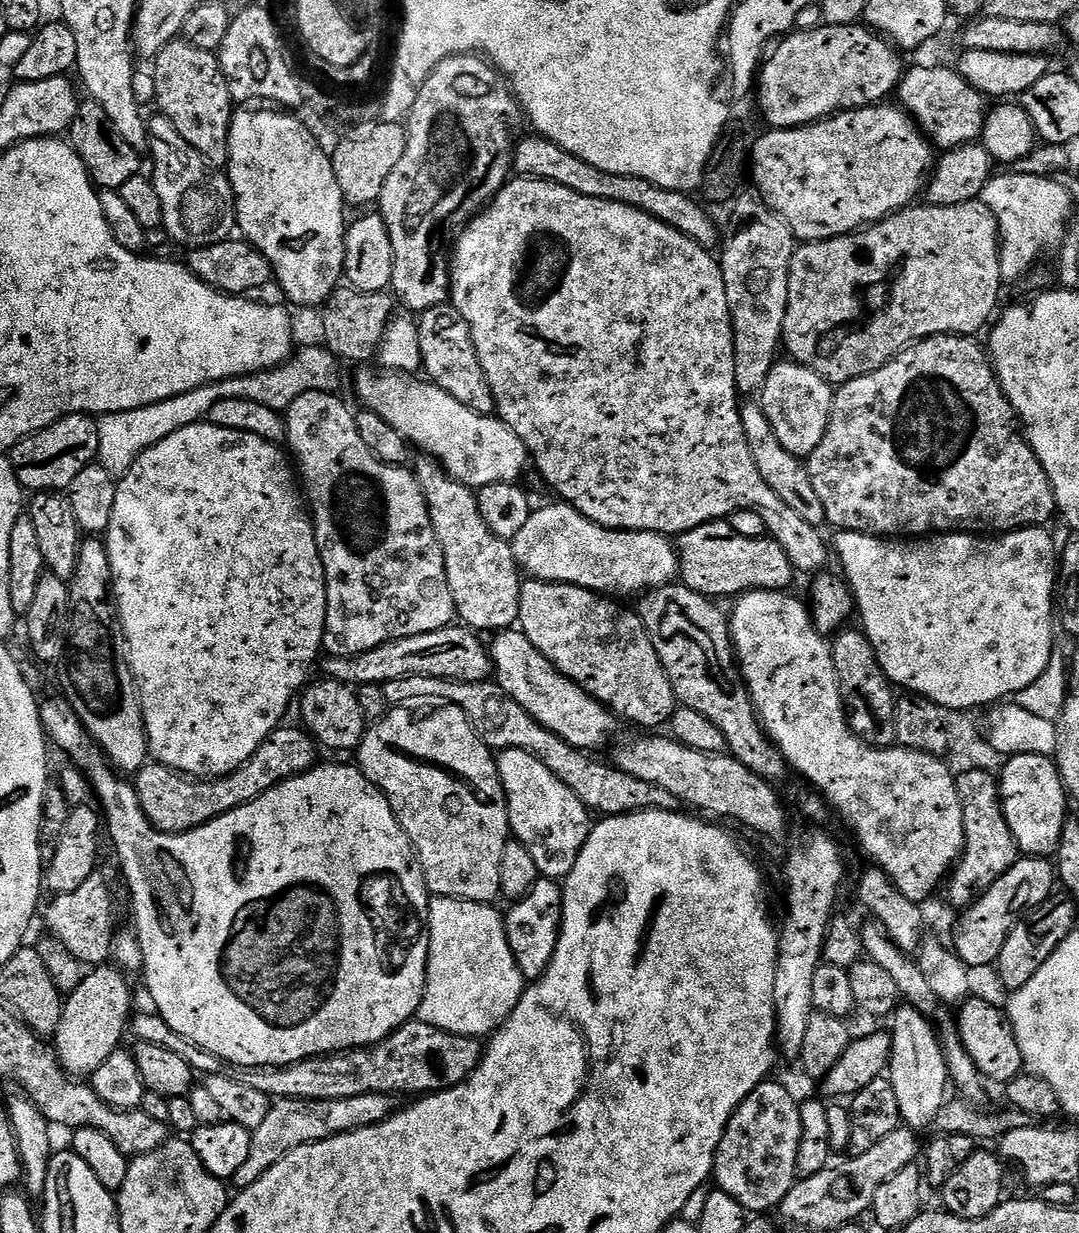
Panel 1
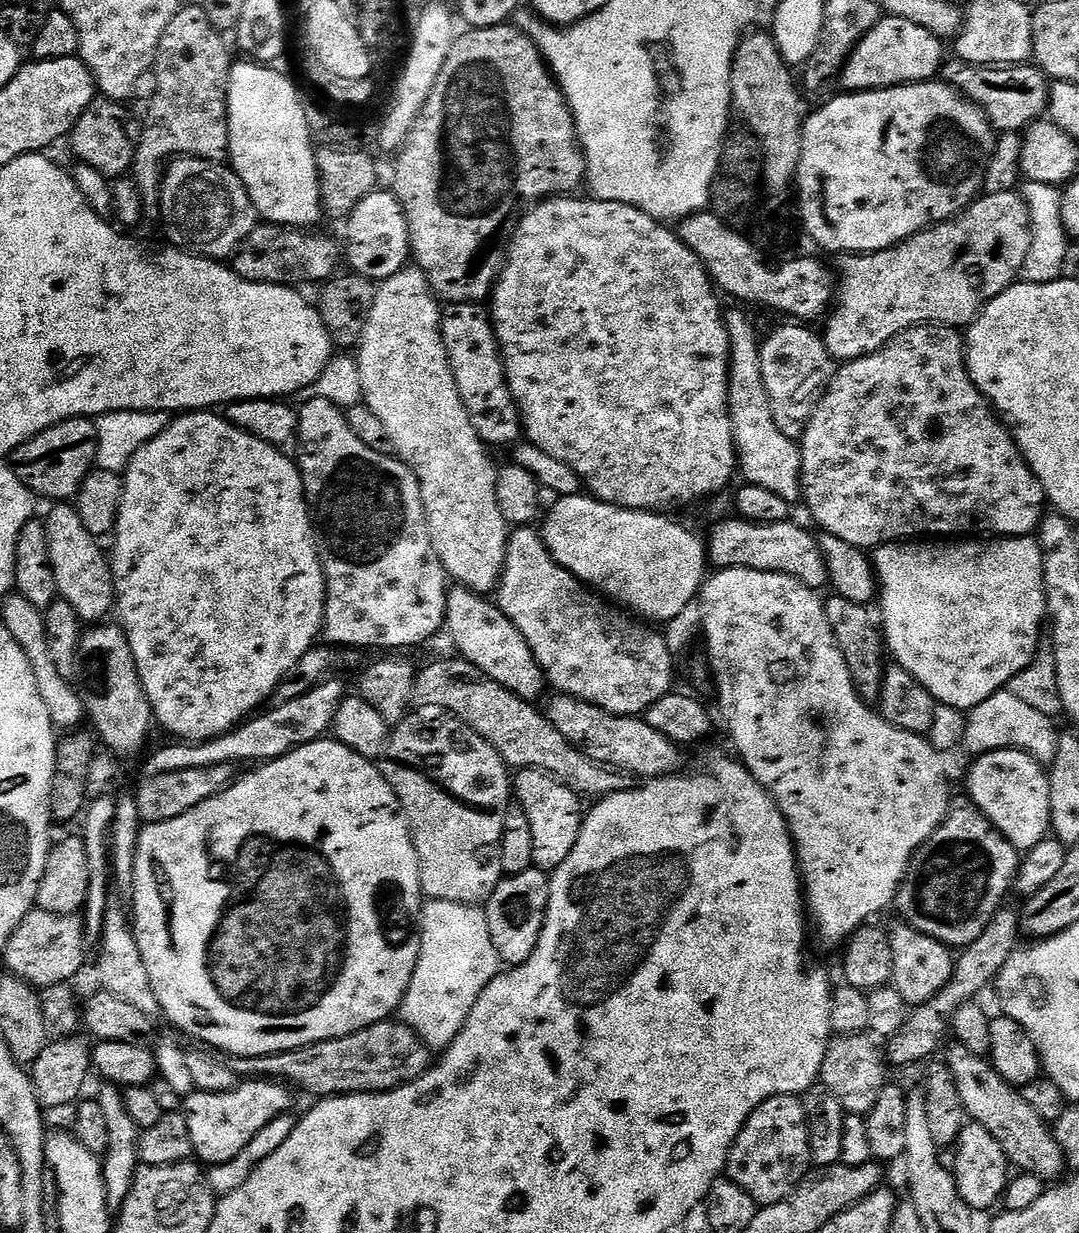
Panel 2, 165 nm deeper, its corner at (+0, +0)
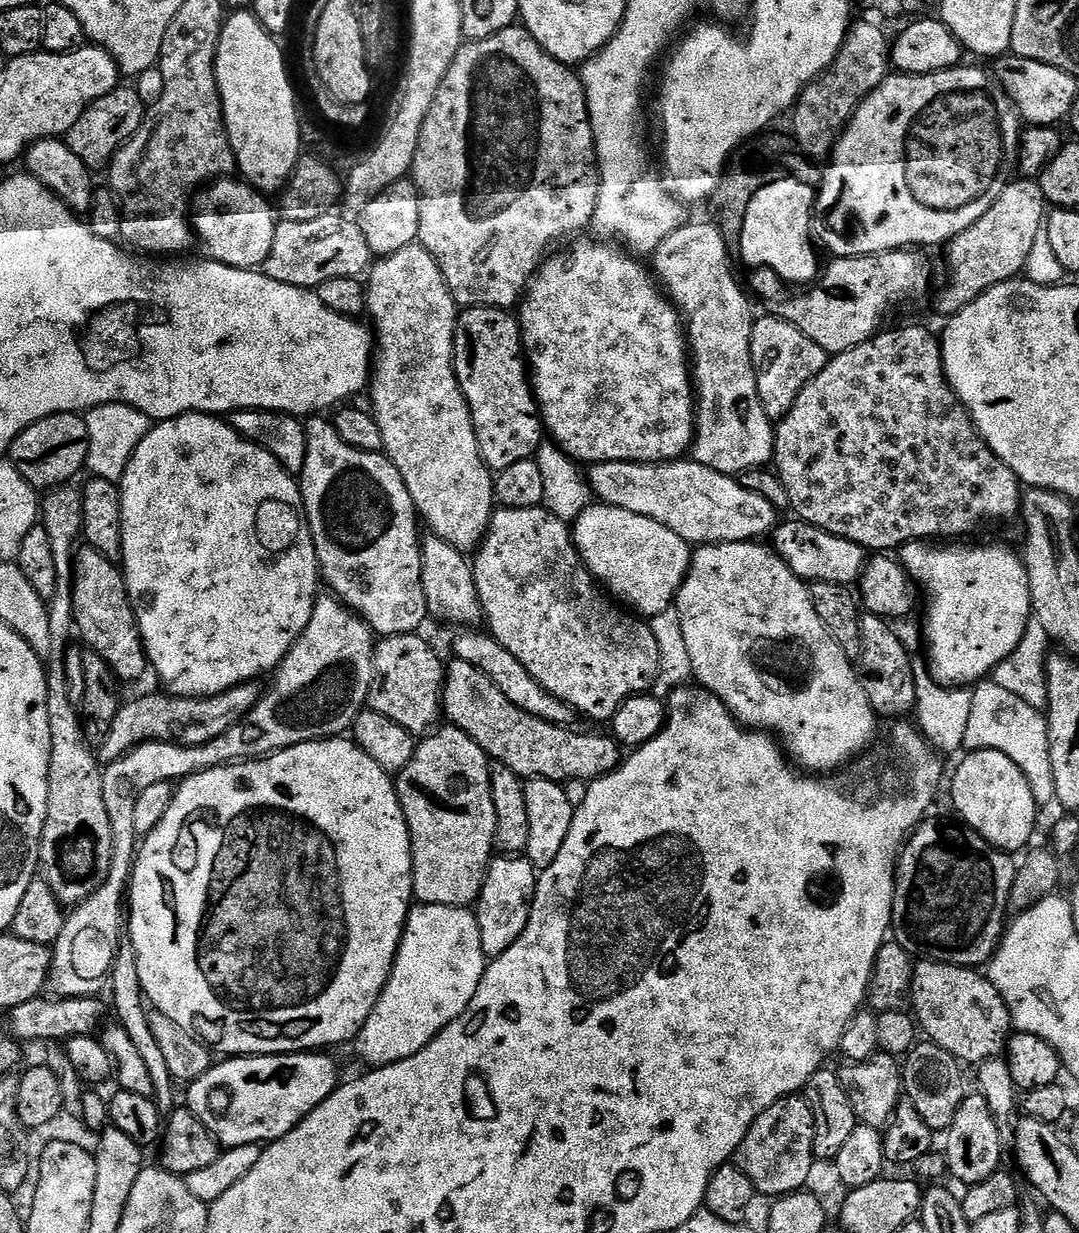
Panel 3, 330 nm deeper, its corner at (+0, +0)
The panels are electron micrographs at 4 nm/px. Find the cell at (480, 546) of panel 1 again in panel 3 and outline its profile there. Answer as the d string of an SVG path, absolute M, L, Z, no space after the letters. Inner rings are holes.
M420 243L377 259L366 276L367 315L374 329L374 367L370 373L372 412L382 430L383 455L402 474L419 519L431 535L472 554L484 543L494 511L494 473L484 464L474 434L472 411L458 386L454 370L454 334L458 305L434 258Z

